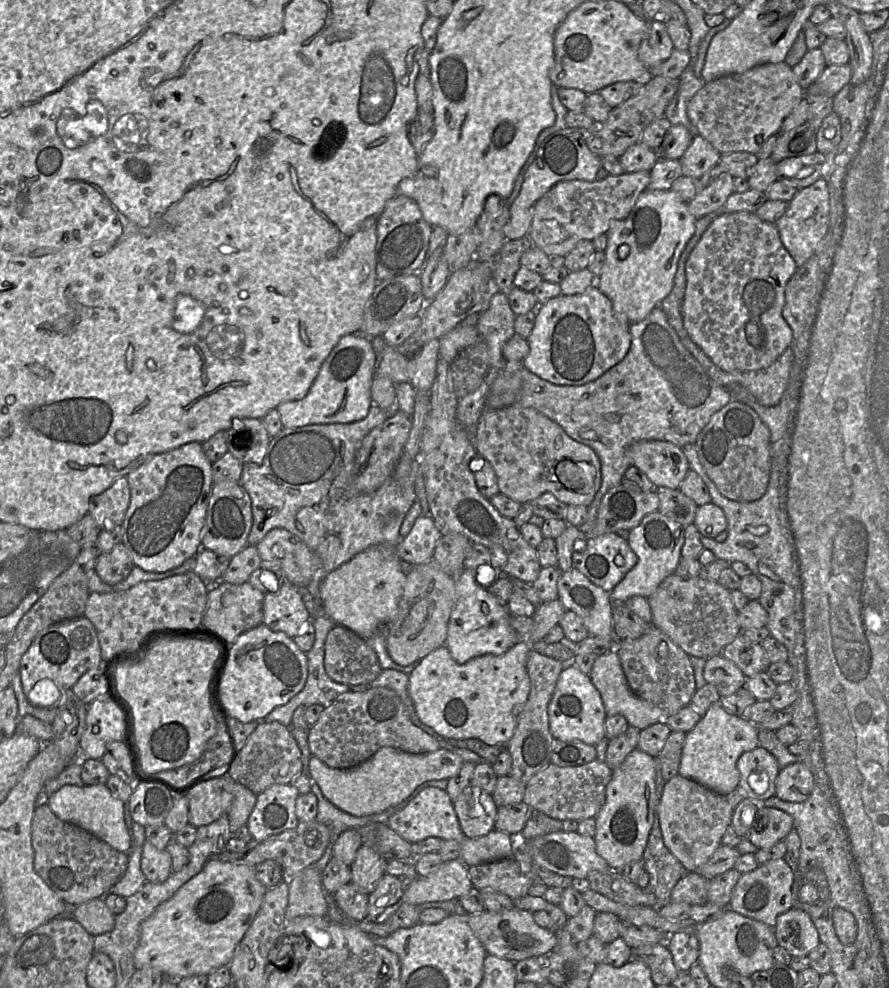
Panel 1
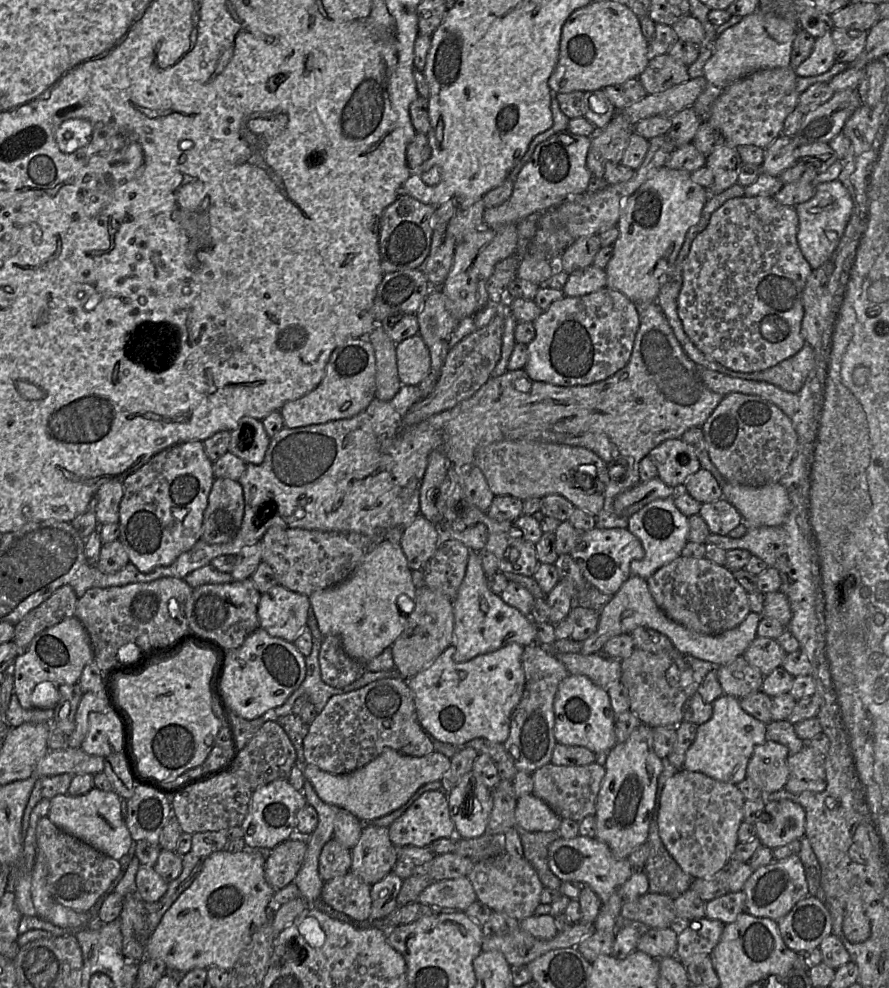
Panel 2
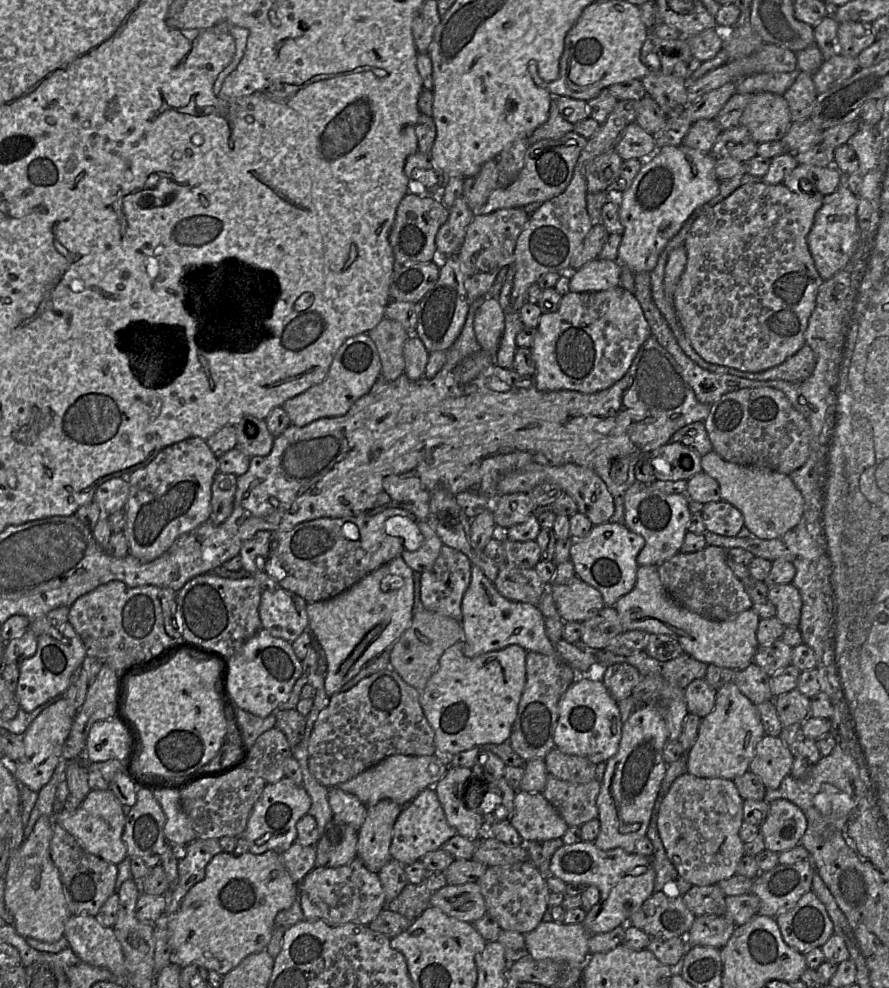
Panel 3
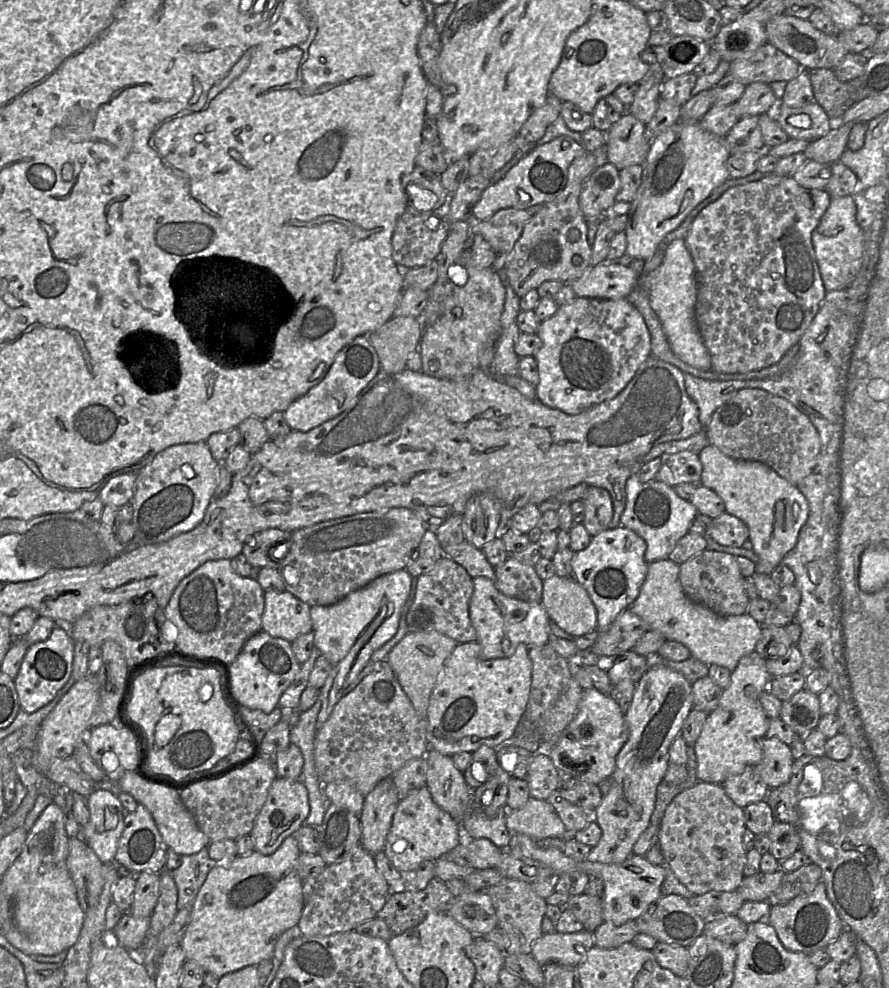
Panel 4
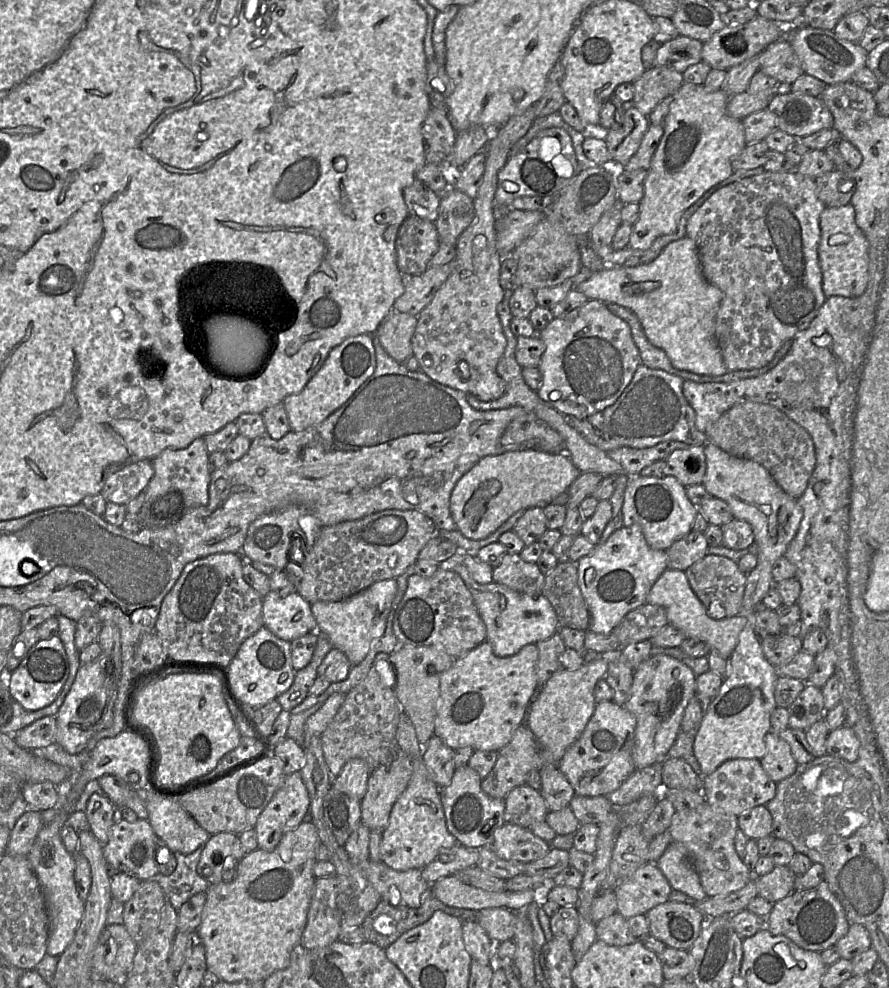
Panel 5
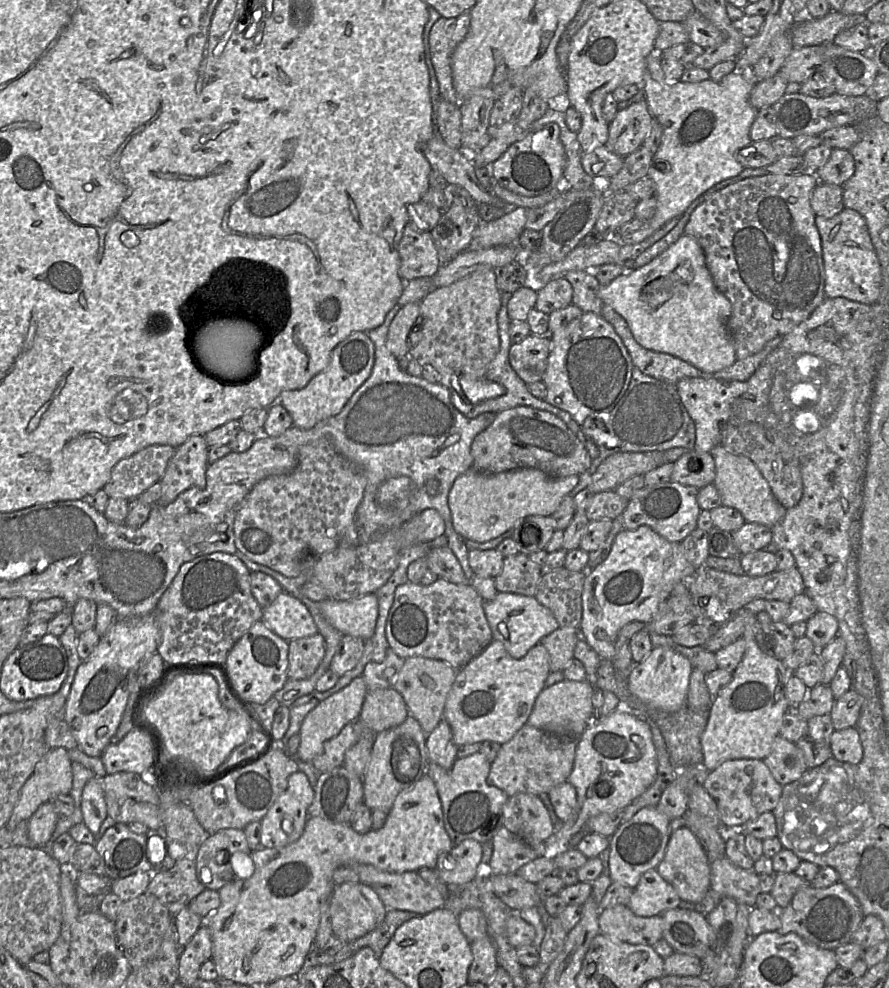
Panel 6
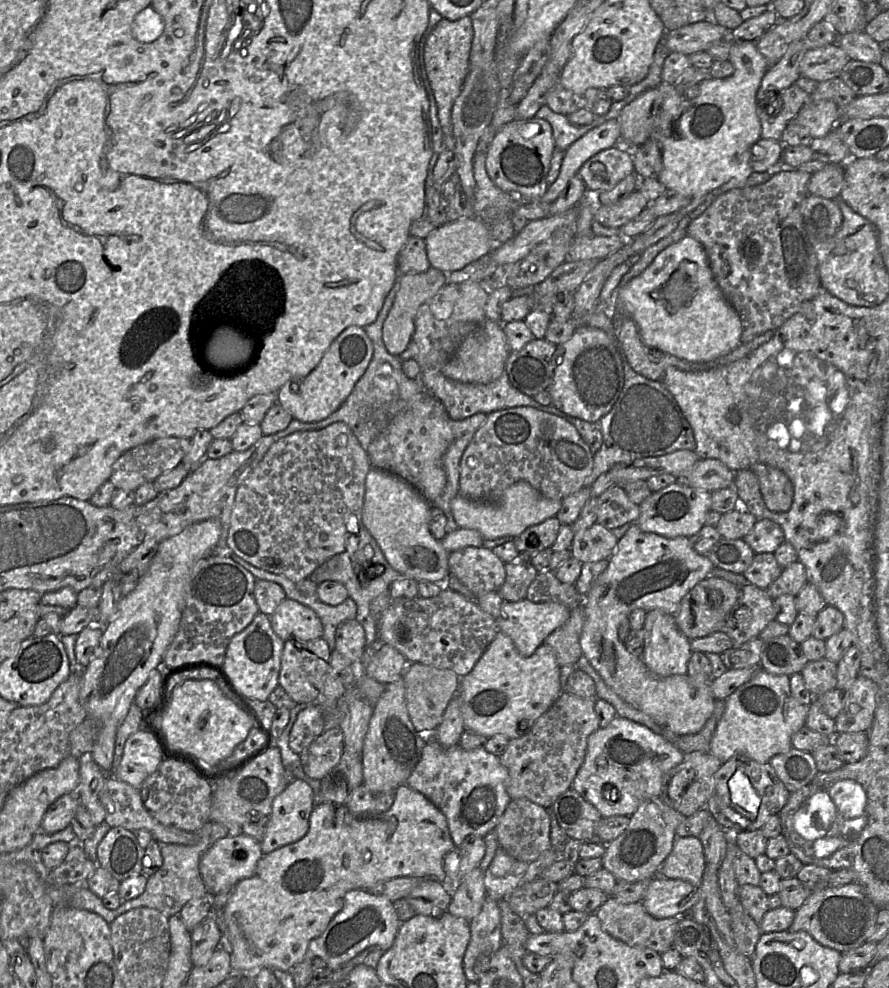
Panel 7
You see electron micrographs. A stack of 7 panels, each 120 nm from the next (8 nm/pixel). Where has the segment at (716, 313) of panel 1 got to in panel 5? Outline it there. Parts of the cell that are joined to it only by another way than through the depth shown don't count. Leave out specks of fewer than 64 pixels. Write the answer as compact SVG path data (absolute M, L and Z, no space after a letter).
M796 170L764 171L714 192L689 219L686 236L697 246L703 276L723 293L715 320L715 338L728 371L768 365L782 344L806 329L824 304L818 245L820 215L825 208L817 196L815 179Z

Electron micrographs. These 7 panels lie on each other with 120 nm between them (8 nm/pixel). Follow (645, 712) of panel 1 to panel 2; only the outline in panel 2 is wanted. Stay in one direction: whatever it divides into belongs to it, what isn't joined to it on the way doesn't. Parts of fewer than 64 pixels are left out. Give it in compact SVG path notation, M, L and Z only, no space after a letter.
M579 653L554 654L569 674L587 676L606 691L610 684L621 679L621 660L602 653L583 655Z

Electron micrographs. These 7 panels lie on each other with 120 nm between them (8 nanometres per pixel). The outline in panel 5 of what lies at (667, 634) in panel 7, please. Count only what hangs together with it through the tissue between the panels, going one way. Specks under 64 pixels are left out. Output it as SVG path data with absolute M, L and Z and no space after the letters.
M651 655L633 674L633 684L624 707L636 718L633 761L636 769L663 763L678 733L690 699L696 693L696 675L677 659L665 655Z

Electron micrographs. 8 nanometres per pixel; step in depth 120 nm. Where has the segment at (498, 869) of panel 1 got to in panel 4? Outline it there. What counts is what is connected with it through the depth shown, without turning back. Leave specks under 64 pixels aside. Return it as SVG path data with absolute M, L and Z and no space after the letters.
M503 878L497 885L488 887L486 892L493 902L498 926L507 933L510 940L505 953L530 954L534 942L543 934L541 926L548 906L546 900L533 891L530 883L512 878Z

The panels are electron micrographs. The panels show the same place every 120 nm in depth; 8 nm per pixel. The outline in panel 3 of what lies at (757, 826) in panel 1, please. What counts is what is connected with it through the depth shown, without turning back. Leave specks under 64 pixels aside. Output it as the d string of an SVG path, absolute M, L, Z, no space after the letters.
M776 799L769 804L768 816L759 827L765 849L781 853L800 843L807 828L802 810L786 799Z

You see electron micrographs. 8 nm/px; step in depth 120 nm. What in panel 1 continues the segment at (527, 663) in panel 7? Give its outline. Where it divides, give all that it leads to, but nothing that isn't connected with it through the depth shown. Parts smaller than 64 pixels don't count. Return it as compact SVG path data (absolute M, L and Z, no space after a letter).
M518 642L501 655L486 654L465 664L458 664L446 646L433 650L409 674L408 691L420 720L444 738L477 738L505 747L530 692L527 656L531 644Z

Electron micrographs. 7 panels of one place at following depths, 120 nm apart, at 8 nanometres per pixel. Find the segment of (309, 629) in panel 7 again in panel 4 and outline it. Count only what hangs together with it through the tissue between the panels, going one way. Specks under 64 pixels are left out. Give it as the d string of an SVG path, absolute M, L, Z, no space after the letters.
M286 590L265 591L261 630L291 643L312 630L310 607Z

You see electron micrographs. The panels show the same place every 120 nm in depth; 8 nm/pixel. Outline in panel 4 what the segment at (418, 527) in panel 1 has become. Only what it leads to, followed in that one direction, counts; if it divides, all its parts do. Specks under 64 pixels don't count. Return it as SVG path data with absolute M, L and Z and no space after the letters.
M427 529L418 549L413 551L406 569L412 577L418 577L430 572L442 556L443 548L434 529Z

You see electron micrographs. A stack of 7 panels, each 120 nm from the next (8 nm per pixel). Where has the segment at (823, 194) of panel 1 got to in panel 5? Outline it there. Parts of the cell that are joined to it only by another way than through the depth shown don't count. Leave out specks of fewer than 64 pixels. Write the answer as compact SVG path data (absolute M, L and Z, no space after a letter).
M849 202L841 207L826 207L820 215L821 239L818 257L823 277L823 292L831 296L858 297L869 280L869 242L855 221L855 210Z

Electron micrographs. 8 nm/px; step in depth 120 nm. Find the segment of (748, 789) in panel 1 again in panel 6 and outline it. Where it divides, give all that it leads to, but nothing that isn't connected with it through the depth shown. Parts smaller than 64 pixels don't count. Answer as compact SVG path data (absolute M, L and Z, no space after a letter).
M780 735L774 740L771 753L762 761L782 786L798 780L807 770L801 750Z

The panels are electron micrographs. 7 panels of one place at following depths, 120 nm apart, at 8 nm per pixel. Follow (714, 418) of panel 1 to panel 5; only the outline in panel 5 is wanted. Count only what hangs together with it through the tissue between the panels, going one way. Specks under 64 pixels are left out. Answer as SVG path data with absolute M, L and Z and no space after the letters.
M738 403L727 410L706 432L711 442L738 458L762 465L788 495L799 499L816 465L814 442L809 433L778 408L762 403Z

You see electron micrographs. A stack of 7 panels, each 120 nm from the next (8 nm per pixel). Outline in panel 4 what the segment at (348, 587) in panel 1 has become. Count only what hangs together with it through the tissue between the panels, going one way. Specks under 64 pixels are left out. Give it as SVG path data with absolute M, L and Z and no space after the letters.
M401 569L378 576L333 605L310 607L314 646L331 664L331 672L320 690L317 730L328 720L336 703L344 696L344 690L363 670L373 652L396 634L411 582L411 574L407 569Z

